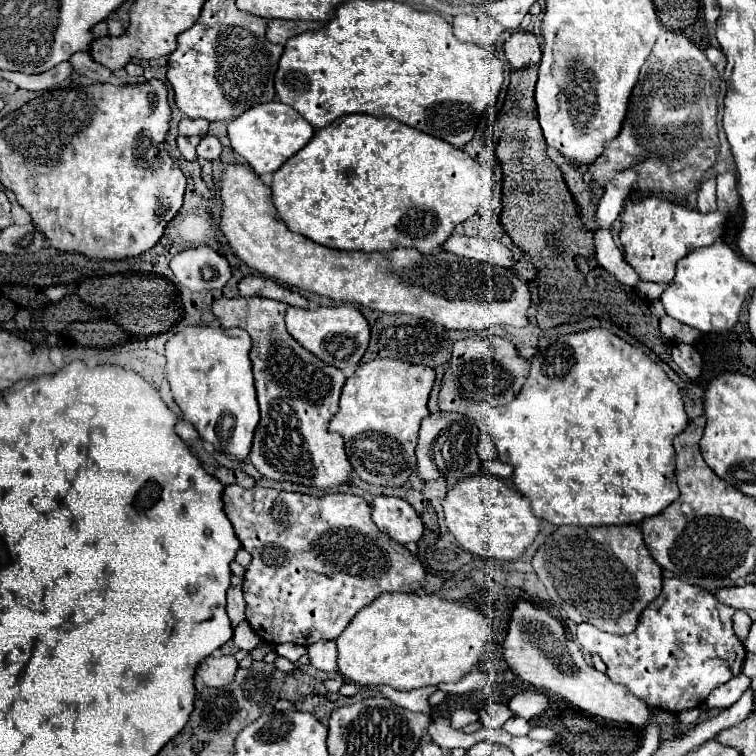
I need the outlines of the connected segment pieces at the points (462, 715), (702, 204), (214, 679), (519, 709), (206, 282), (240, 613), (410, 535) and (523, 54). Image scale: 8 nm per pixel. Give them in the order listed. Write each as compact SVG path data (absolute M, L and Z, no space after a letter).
M460 708L460 710L456 710L456 712L450 716L450 722L452 722L452 726L458 730L458 728L462 728L462 726L466 726L466 724L472 724L472 722L476 722L478 718L480 718L480 716L478 716L478 712Z
M708 178L698 190L698 212L716 210L716 178Z
M220 656L220 658L204 658L196 670L196 676L210 688L228 686L234 680L238 670L238 662L234 656Z
M522 692L510 700L508 708L514 716L522 716L530 720L532 716L536 716L546 708L546 696L540 692Z
M206 246L176 254L170 260L170 270L176 280L192 292L218 290L232 278L228 262Z
M232 576L232 586L228 590L228 618L232 622L232 628L236 628L240 622L244 622L244 598L242 598L242 580L238 576Z
M378 496L372 502L372 520L380 532L388 534L400 544L418 542L424 534L424 524L418 512L402 498Z
M516 32L504 44L504 54L512 70L536 66L540 62L540 42L530 32Z

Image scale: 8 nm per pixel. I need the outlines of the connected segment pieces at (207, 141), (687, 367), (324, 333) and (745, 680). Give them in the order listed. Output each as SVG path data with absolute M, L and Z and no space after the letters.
M204 136L196 148L196 154L198 154L198 160L200 162L208 162L208 160L216 160L222 152L222 144L218 138L214 136Z
M676 344L676 352L674 352L674 360L676 364L690 376L690 378L698 378L702 374L704 362L700 358L698 352L694 352L694 348L686 346L686 344Z
M344 304L344 306L330 306L330 308L288 308L286 310L286 328L288 334L306 350L310 350L314 356L318 356L322 362L330 366L338 366L338 370L344 370L346 376L358 366L360 358L364 356L370 340L370 326L366 318L360 314L358 308Z
M742 672L738 676L734 676L732 680L728 680L726 684L718 686L716 690L710 692L710 696L706 698L706 706L708 708L730 708L734 702L740 700L740 696L750 688L750 678L744 676Z

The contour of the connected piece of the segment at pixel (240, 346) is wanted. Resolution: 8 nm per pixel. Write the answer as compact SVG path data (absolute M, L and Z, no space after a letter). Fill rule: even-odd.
M186 326L182 332L174 334L166 342L166 374L170 382L172 396L180 410L184 412L184 420L192 422L200 432L200 438L210 442L216 450L226 452L230 456L246 458L250 452L250 442L254 428L258 424L258 402L256 388L252 378L252 338L246 330L240 328L212 328L212 326Z

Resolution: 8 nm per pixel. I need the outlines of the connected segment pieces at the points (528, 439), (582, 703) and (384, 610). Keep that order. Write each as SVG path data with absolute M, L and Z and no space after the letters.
M590 328L576 334L552 334L544 336L538 342L536 354L530 358L530 374L520 390L520 394L508 404L508 412L500 412L500 416L492 416L488 420L490 436L498 448L498 460L514 466L514 486L520 494L524 494L532 502L532 510L538 518L548 520L556 526L574 524L574 526L610 526L610 524L640 524L642 518L660 514L668 504L678 498L678 486L674 476L674 448L672 438L682 432L688 424L688 416L684 412L684 402L678 386L666 376L666 372L652 362L644 352L622 340L620 336L604 330Z
M520 600L512 614L508 636L504 642L504 660L510 670L538 690L554 692L574 706L592 714L592 718L629 726L644 726L650 722L650 706L634 698L622 684L614 684L604 672L586 664L582 650L566 634L566 628L542 604Z
M384 592L374 602L364 606L336 638L338 646L338 672L358 684L378 686L386 684L394 690L414 690L440 682L456 682L466 676L480 660L484 646L490 638L488 620L458 602L448 602L436 594L398 594Z

